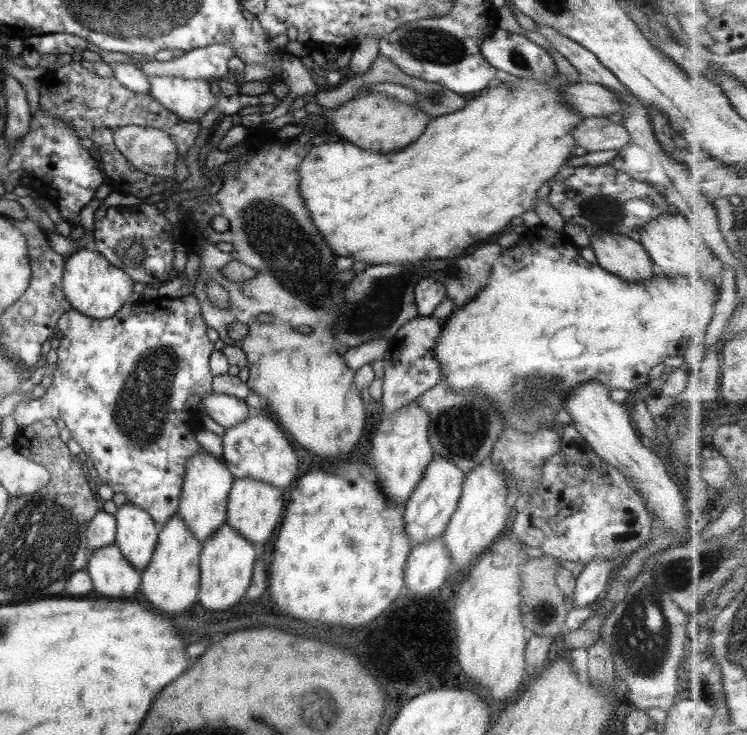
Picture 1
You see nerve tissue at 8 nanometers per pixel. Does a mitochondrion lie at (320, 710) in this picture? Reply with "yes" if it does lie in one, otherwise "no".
yes

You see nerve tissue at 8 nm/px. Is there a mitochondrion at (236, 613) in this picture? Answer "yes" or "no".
no

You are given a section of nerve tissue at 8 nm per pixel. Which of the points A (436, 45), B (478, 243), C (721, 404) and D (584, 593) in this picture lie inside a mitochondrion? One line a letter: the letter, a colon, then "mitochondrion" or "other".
A: mitochondrion
B: other
C: other
D: other

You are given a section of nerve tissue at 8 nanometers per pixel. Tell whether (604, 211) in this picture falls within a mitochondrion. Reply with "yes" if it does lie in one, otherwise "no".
yes

